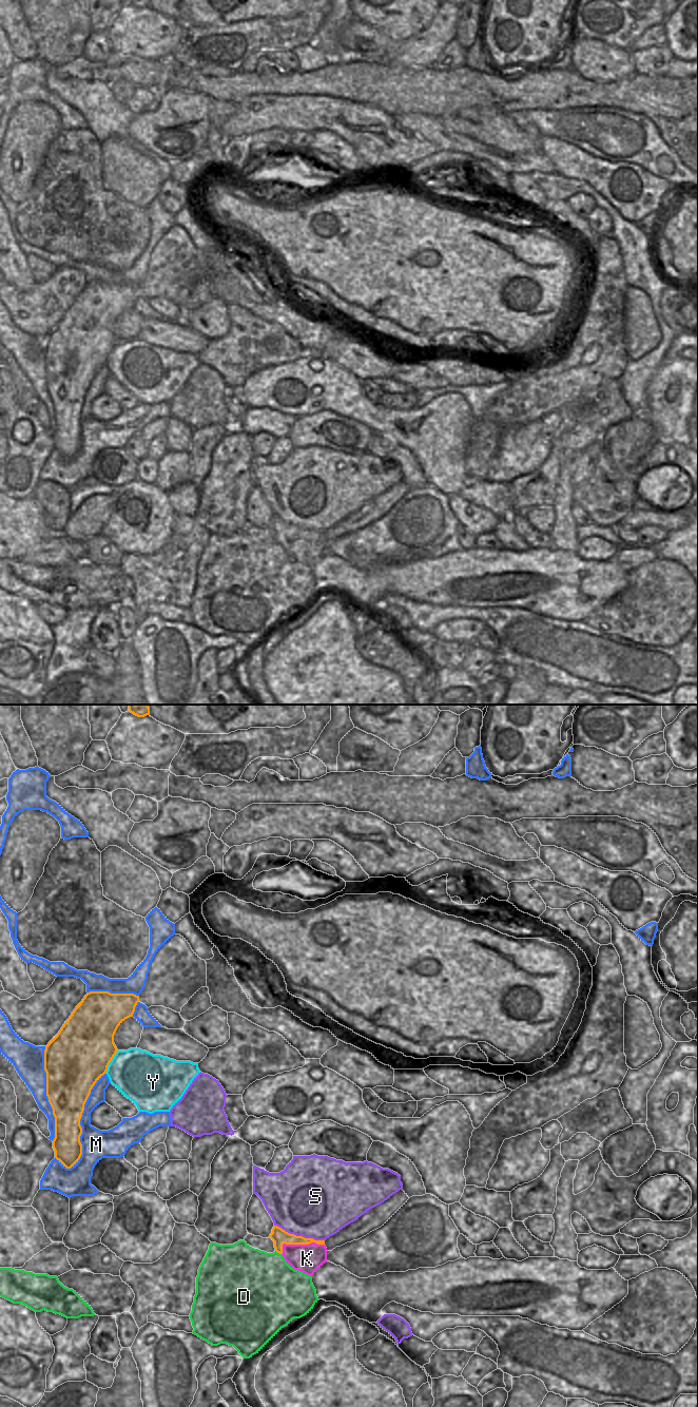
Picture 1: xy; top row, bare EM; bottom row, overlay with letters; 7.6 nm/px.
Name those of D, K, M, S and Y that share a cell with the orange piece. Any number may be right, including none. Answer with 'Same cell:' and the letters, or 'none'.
Same cell: none

